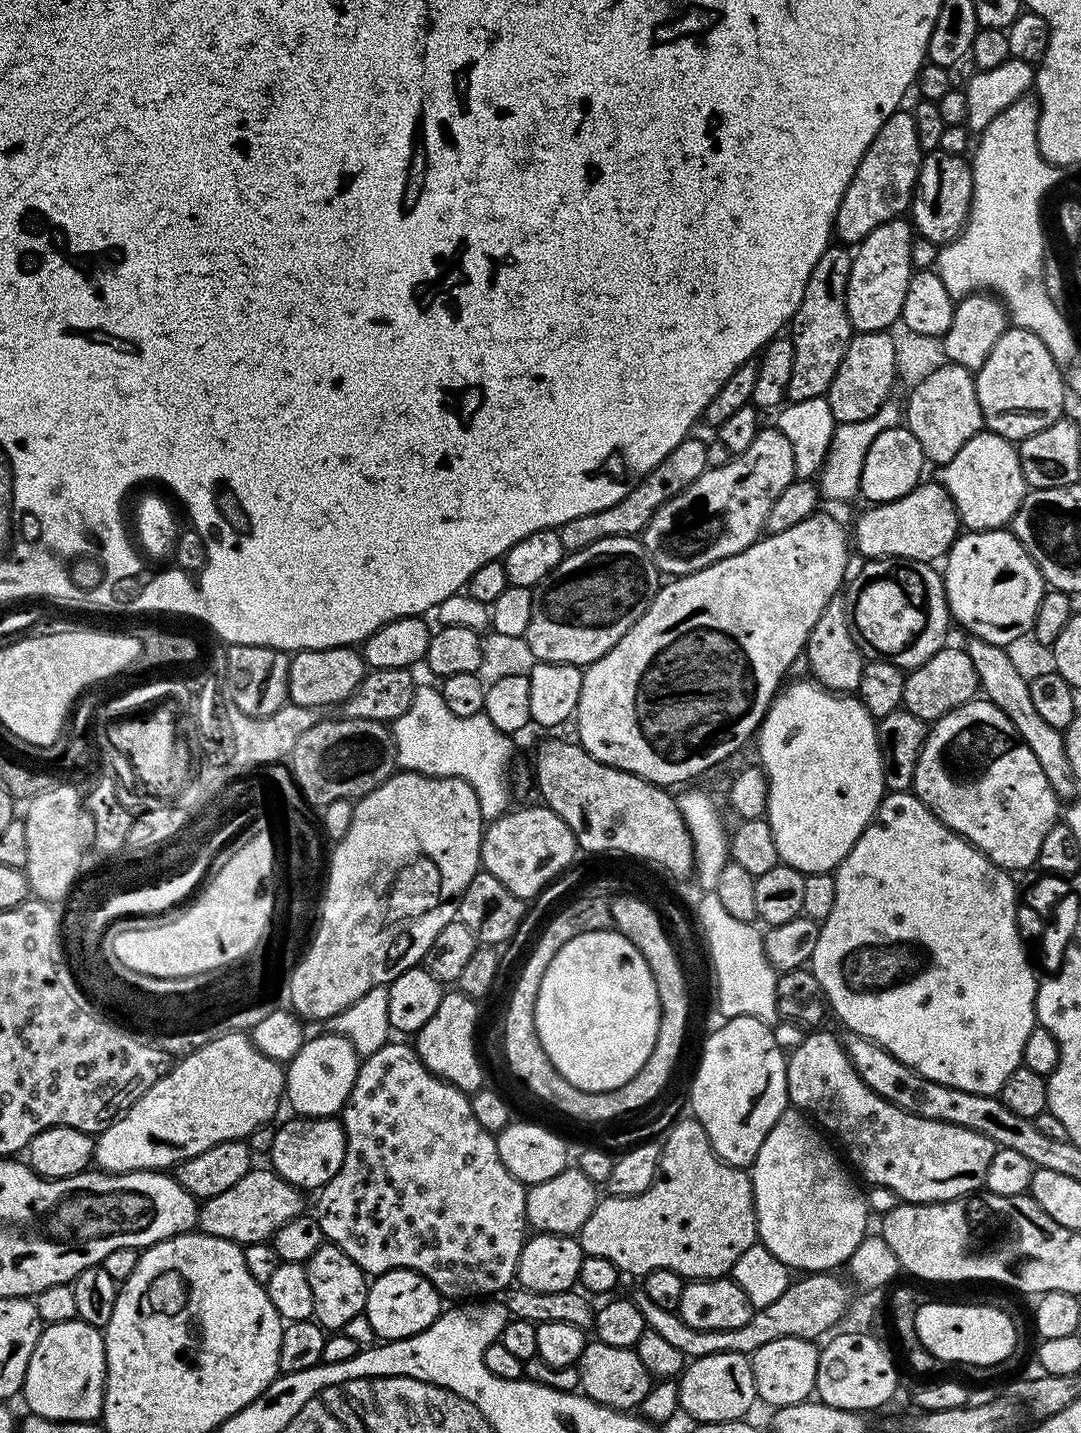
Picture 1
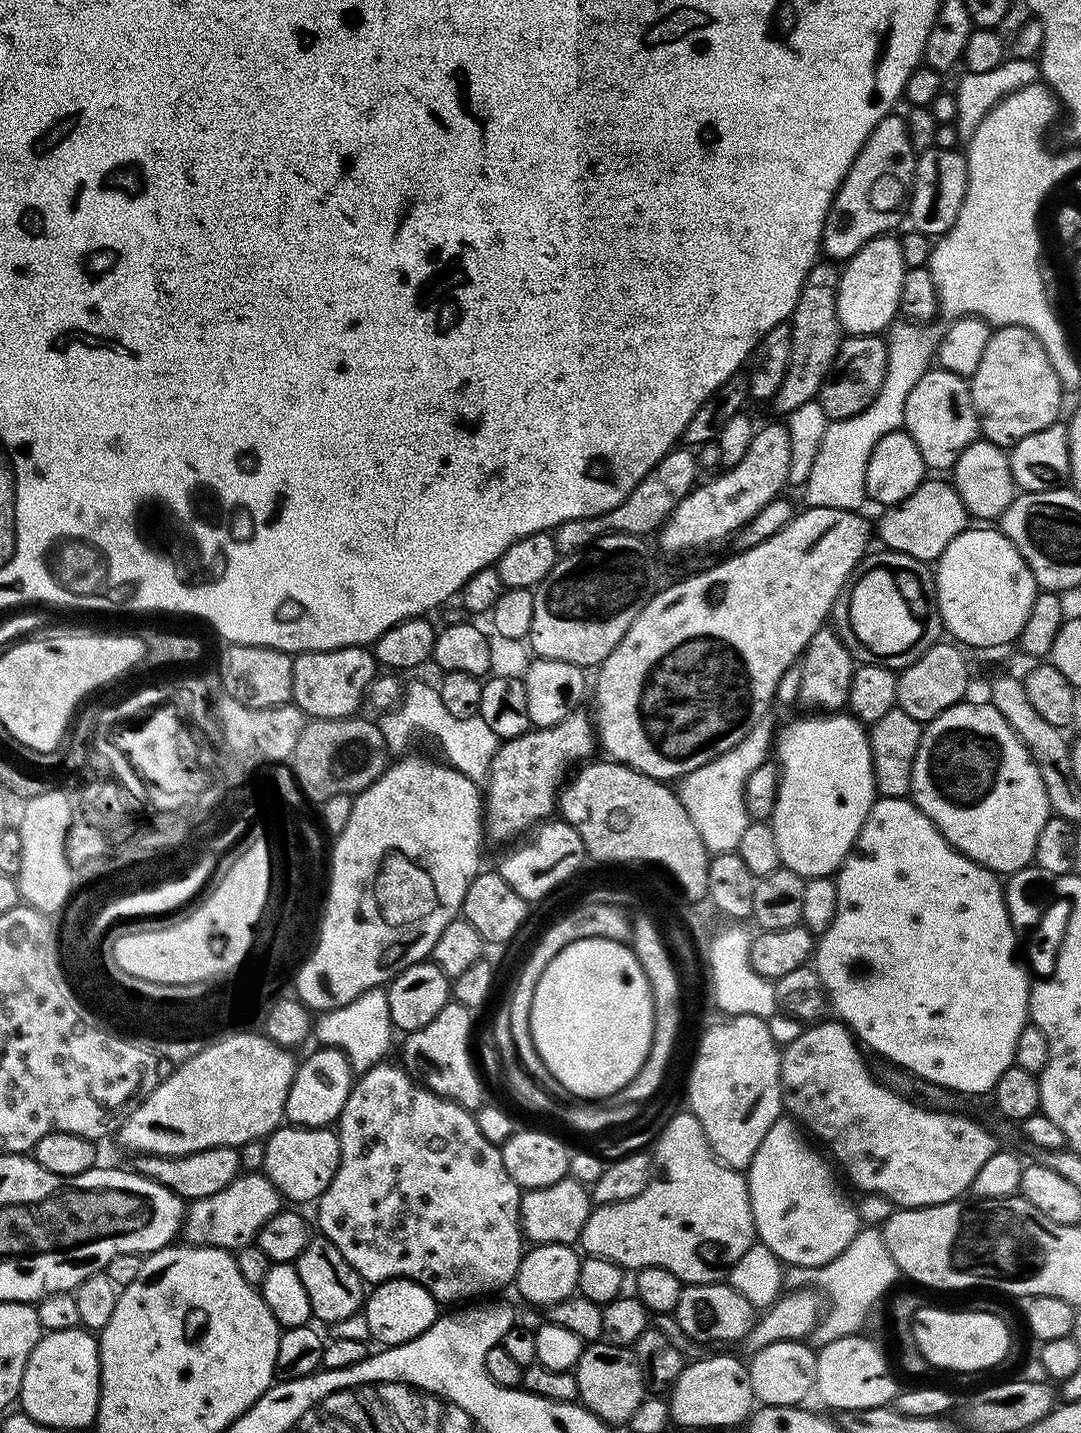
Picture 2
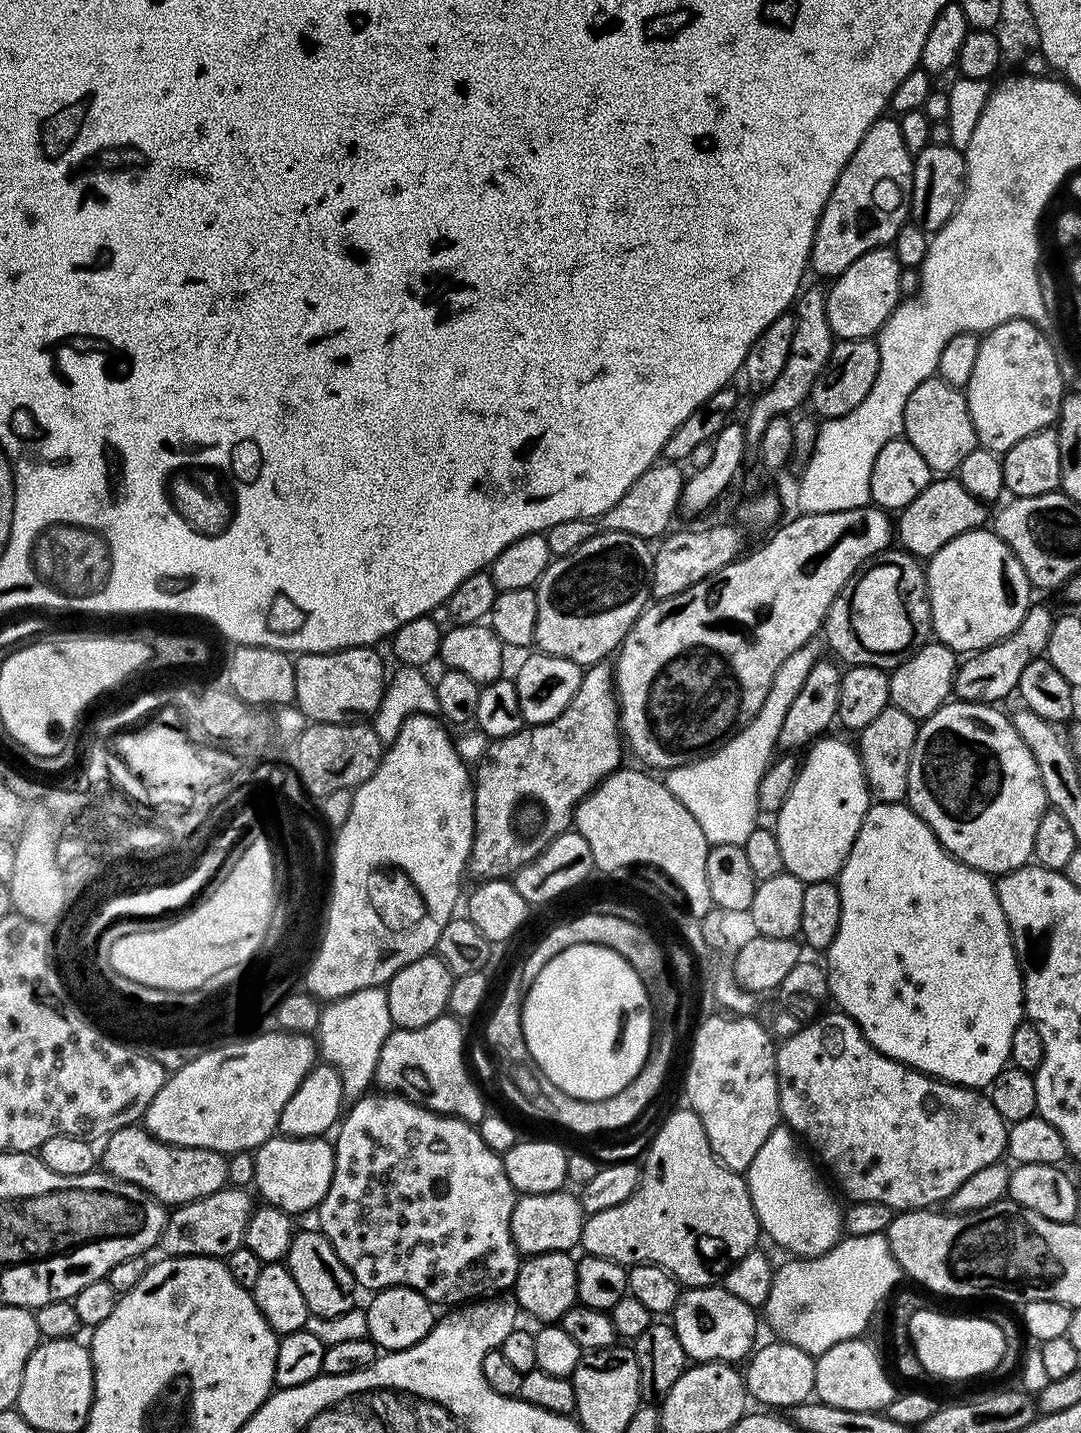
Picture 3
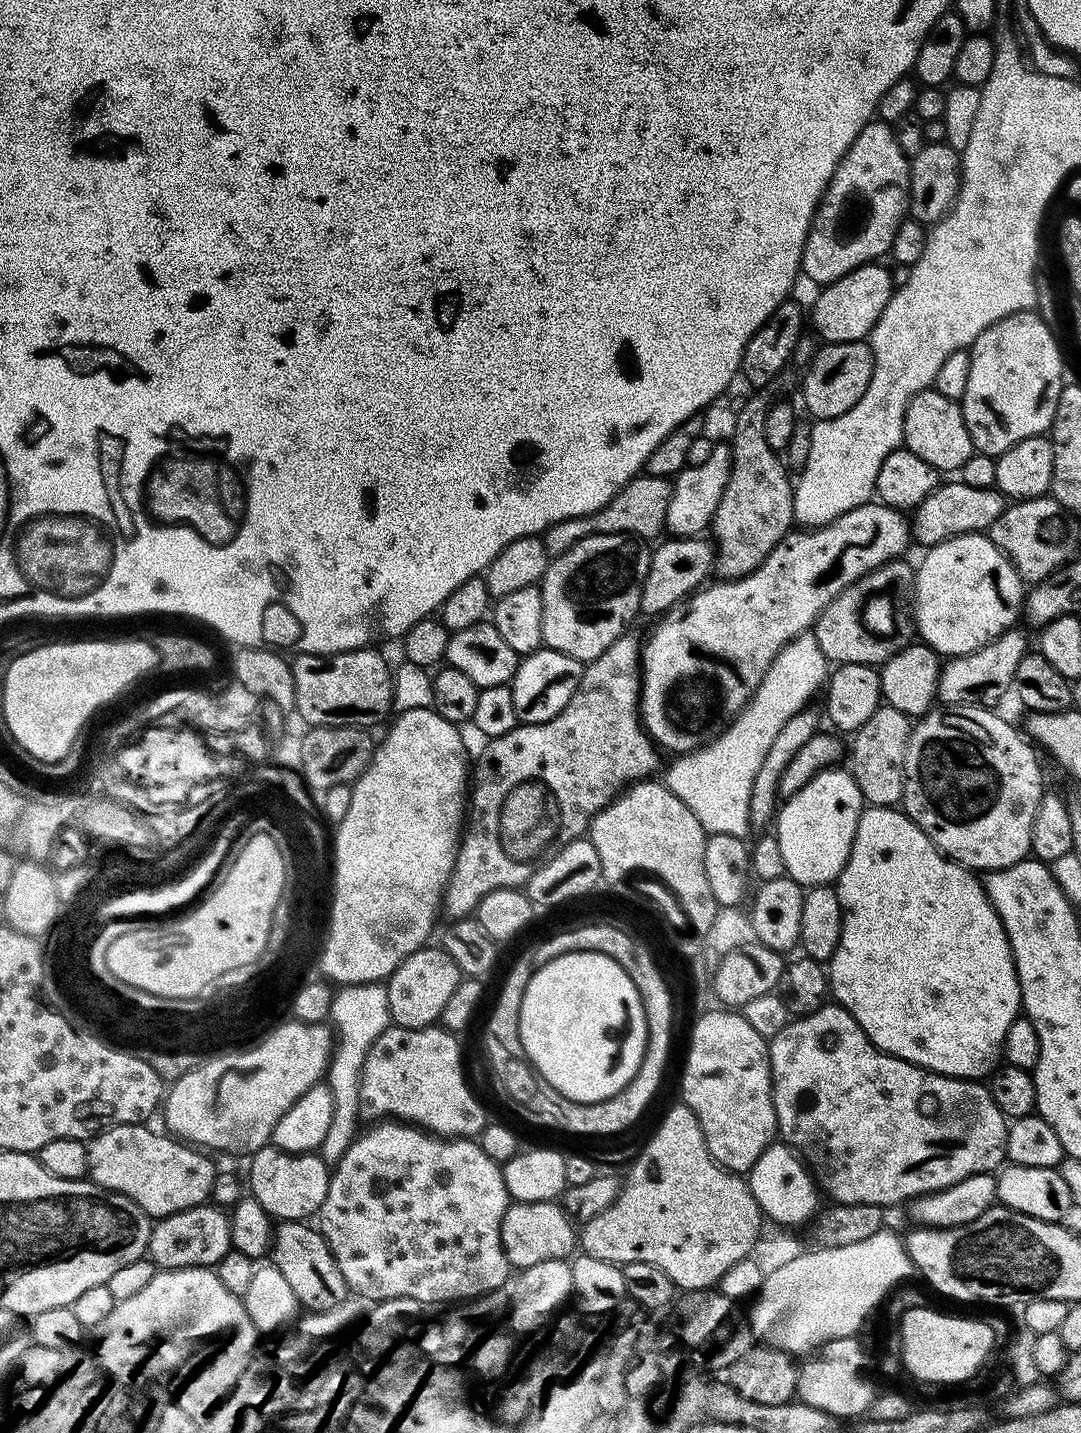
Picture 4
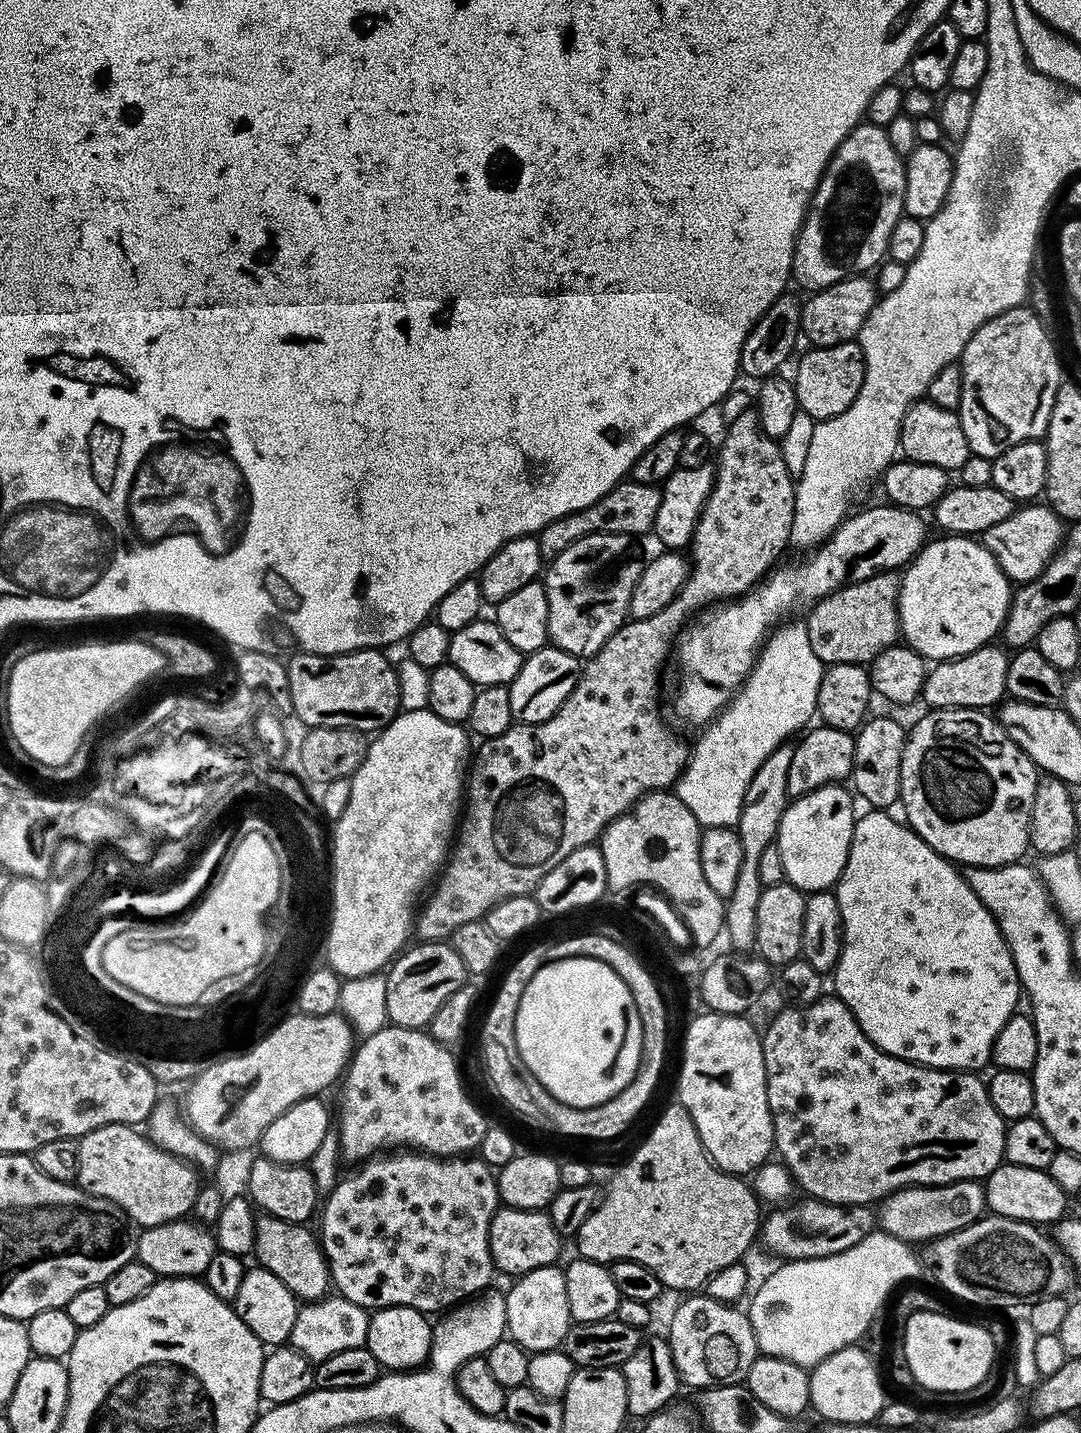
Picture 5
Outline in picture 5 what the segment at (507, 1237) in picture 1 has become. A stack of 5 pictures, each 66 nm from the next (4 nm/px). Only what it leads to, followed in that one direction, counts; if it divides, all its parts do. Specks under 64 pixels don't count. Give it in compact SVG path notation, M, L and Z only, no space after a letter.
M400 1150L395 1154L380 1154L367 1162L361 1163L357 1172L341 1175L336 1181L334 1190L327 1193L323 1201L322 1209L318 1214L320 1228L318 1227L318 1239L324 1257L328 1260L328 1269L332 1275L332 1288L345 1300L354 1302L358 1306L369 1310L389 1308L390 1306L410 1306L414 1310L425 1314L443 1313L451 1310L457 1304L463 1304L491 1289L492 1276L497 1275L496 1264L490 1254L490 1224L497 1208L501 1207L500 1191L496 1185L496 1172L484 1160L479 1158L465 1158L453 1156L441 1158L429 1156L427 1152L415 1150Z

